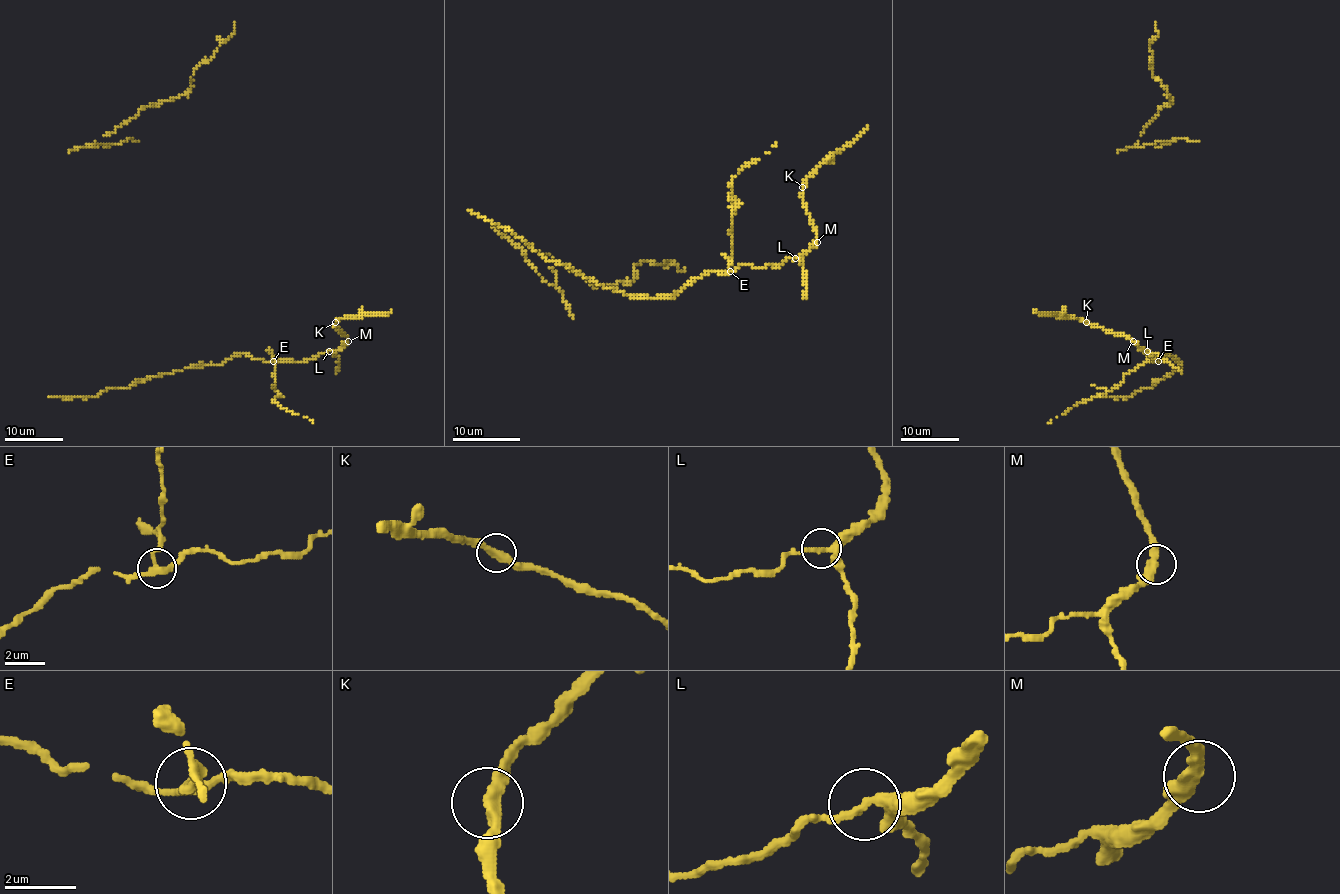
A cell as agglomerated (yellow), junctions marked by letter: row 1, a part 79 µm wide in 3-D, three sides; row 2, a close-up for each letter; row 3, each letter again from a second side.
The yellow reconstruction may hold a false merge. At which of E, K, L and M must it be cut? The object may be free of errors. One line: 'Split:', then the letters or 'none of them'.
Split: E

